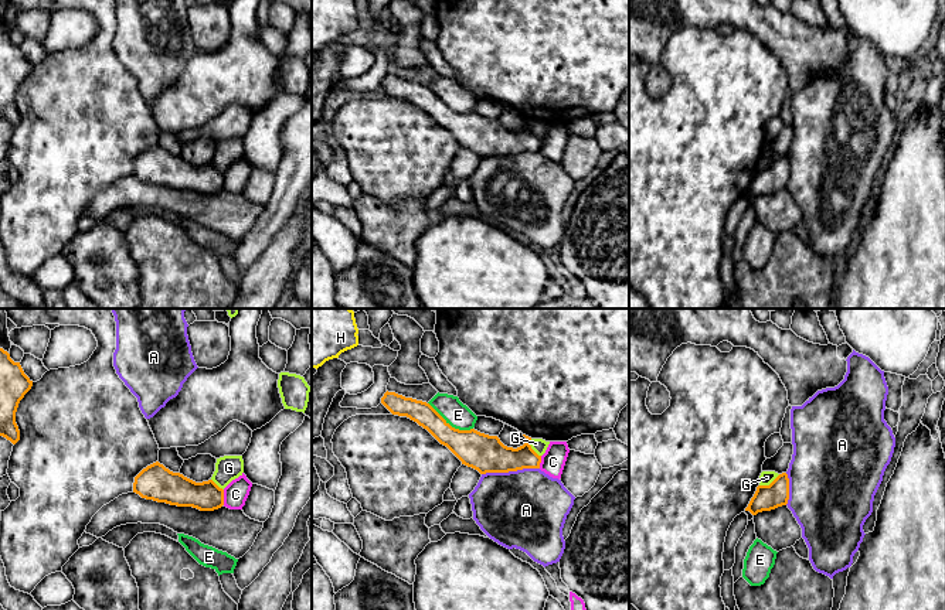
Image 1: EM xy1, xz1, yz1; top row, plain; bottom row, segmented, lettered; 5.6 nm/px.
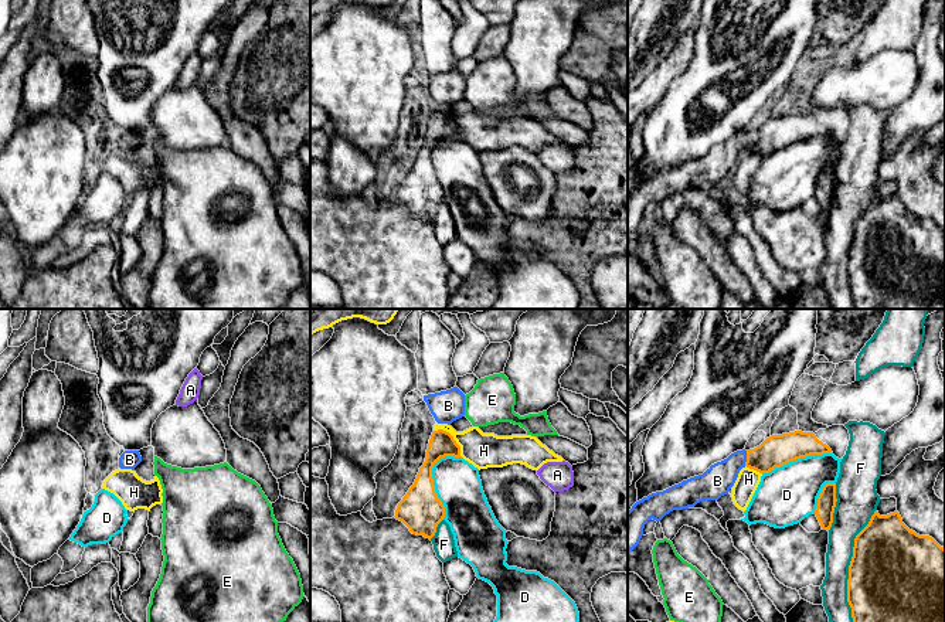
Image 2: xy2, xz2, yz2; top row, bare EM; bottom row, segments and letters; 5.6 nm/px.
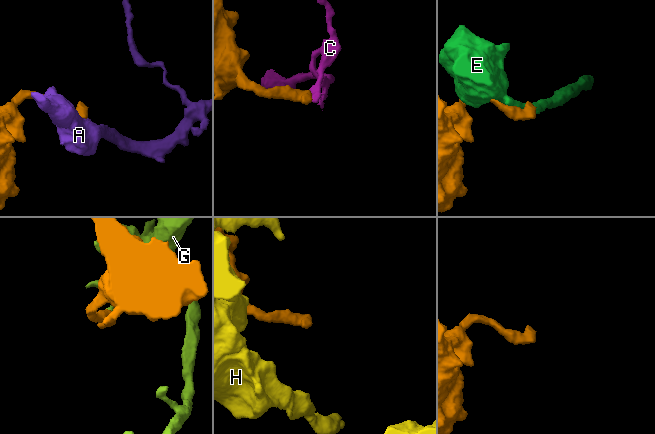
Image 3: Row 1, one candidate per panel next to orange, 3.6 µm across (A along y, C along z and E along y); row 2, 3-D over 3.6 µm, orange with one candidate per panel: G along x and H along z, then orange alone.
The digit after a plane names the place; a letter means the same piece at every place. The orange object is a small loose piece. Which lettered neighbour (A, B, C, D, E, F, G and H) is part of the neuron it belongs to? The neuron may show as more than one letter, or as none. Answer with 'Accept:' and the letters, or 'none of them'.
Accept: B

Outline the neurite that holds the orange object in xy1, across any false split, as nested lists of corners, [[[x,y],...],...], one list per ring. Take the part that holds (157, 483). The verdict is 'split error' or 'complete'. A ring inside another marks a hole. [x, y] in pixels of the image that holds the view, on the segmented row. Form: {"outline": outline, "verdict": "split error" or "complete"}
{"outline": [[[159,461],[135,477],[133,493],[146,500],[200,511],[214,511],[224,505],[224,490],[213,480],[196,483],[180,473],[170,471]]], "verdict": "complete"}

